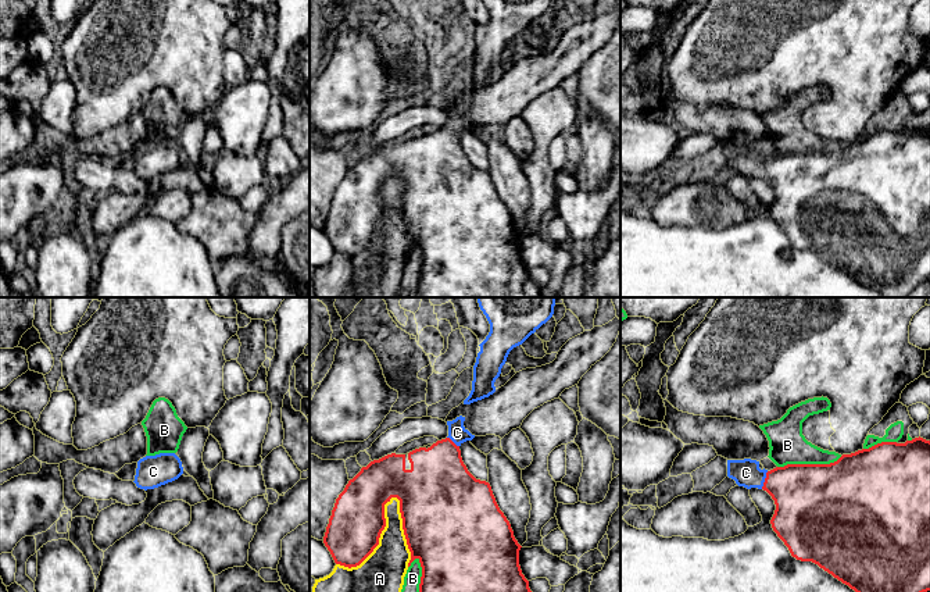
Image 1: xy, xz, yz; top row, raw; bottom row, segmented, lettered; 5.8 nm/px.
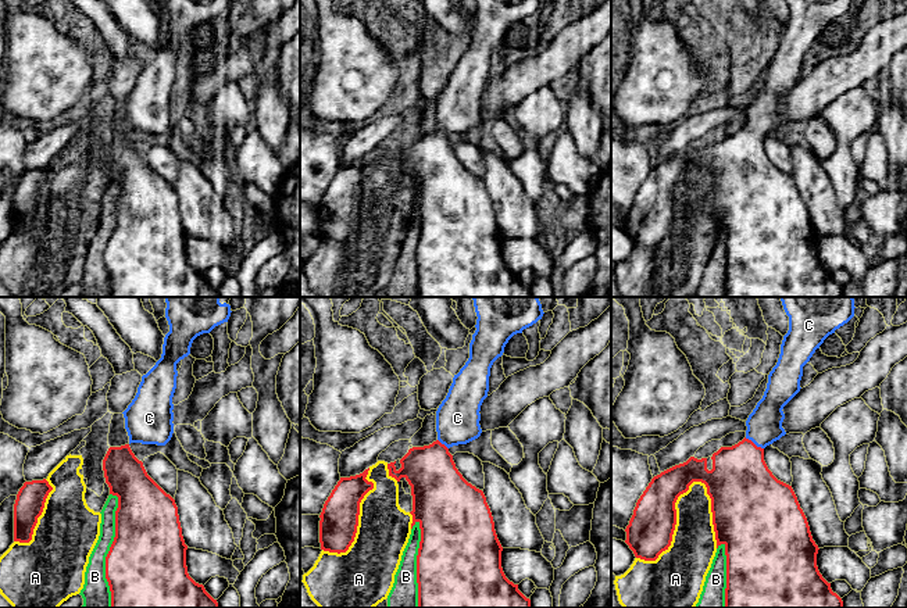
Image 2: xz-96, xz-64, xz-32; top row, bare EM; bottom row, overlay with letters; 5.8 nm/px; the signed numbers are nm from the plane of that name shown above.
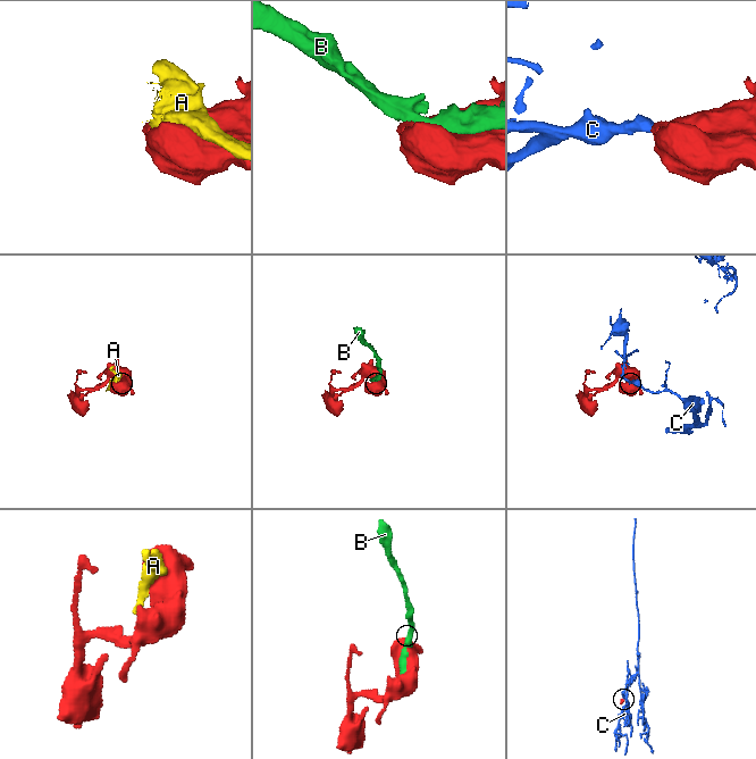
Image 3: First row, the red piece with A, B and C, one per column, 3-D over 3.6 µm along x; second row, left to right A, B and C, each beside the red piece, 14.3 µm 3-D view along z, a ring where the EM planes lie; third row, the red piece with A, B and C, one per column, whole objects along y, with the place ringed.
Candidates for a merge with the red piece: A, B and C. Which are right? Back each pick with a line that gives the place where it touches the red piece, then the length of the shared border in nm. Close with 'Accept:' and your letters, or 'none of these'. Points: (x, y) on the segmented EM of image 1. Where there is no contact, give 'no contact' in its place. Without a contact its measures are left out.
C: yz (765, 480) | 110 nm
Accept: C

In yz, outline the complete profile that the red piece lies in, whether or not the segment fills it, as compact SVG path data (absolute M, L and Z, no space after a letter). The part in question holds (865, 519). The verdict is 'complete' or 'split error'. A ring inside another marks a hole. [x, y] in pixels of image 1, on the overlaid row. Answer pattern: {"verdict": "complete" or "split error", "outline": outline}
{"verdict": "split error", "outline": "M919 436L905 443L881 442L869 449L843 454L837 461L830 464L787 464L770 471L761 470L759 461L756 460L727 460L727 477L734 479L738 486L763 489L772 496L776 504L775 514L770 520L772 528L797 560L818 564L855 592L930 591L930 441Z"}

